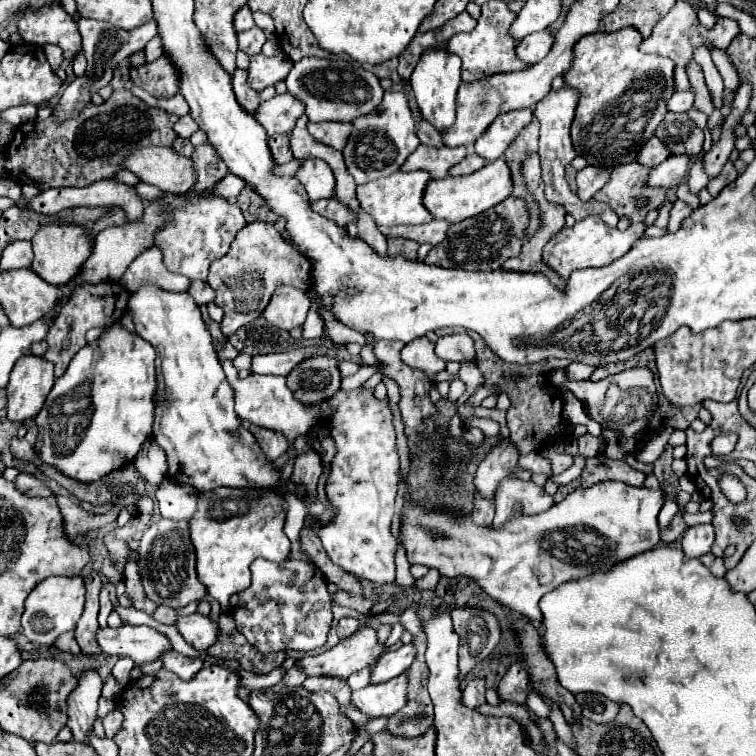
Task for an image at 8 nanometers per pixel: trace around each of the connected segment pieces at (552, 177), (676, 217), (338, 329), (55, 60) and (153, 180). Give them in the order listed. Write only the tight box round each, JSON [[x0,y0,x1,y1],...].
[[534,85,618,227],[668,201,692,233],[324,313,366,345],[44,45,64,69],[124,147,196,195]]

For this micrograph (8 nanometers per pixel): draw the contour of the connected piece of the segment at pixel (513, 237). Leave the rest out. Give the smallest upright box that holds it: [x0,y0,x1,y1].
[424,197,530,271]

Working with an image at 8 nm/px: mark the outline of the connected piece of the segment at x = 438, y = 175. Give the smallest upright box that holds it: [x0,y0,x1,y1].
[400,145,466,179]

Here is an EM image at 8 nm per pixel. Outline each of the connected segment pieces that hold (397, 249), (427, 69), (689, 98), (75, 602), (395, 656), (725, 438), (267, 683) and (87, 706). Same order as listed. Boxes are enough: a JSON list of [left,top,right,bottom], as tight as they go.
[[388,239,418,259],[410,47,462,131],[668,91,694,113],[22,575,85,645],[370,645,416,685],[711,433,738,456],[238,668,286,690],[68,669,102,741]]

